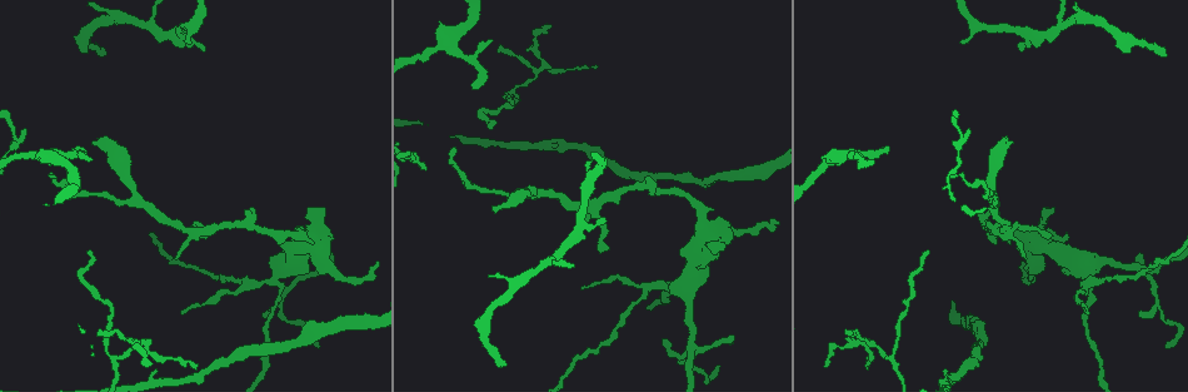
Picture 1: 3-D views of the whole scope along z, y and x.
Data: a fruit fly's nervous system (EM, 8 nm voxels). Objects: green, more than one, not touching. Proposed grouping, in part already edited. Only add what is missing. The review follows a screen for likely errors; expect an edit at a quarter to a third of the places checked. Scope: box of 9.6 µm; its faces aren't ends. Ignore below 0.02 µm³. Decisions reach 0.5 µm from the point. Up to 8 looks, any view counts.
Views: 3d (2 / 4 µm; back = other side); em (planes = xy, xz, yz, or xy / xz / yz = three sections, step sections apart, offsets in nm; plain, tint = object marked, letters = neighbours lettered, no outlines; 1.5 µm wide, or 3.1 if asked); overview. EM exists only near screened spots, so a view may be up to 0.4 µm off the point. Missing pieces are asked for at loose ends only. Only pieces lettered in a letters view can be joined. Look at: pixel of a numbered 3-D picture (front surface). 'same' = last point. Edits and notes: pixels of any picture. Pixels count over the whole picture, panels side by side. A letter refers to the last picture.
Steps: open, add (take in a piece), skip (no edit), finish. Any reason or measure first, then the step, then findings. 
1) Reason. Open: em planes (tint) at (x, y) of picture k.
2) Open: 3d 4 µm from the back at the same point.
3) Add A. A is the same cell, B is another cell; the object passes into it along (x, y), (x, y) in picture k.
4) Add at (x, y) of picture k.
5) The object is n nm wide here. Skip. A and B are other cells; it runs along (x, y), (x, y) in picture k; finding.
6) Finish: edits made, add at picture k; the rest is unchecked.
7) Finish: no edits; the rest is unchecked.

Branch stops here. Open: em yz step 4 (letters) at (714, 254) of picture 1.

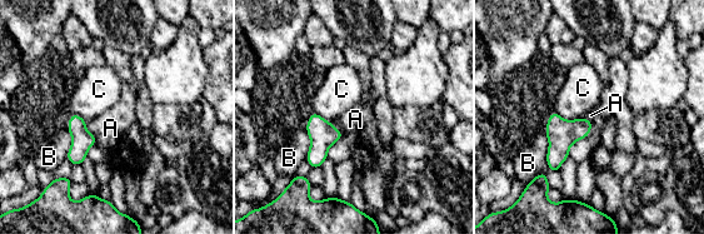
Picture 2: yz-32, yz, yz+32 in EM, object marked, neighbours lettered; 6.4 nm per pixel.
Skip. A, B and C are other cells; a border runs along (554, 110), (565, 119), (582, 118) in picture 2; no lettered piece goes on from it.

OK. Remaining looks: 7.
An open end. Open: 3d 2 µm from the back at (107, 53) of picture 1.

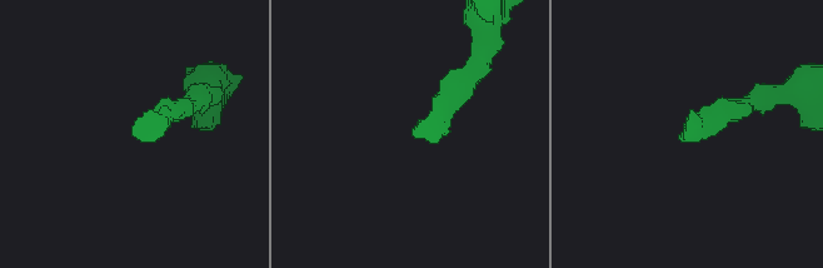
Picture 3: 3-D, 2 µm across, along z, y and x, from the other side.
Now the EM. Open: em planes (tint) at (683, 130) of picture 3.

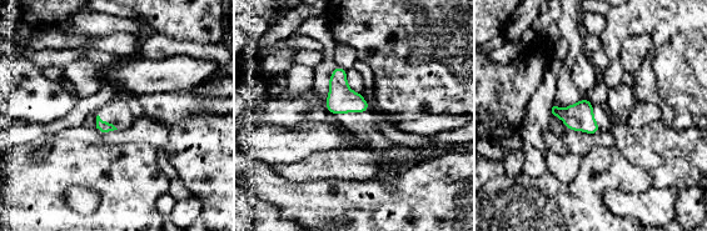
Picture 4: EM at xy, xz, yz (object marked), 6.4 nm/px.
Open: em planes (letters) at the same point.

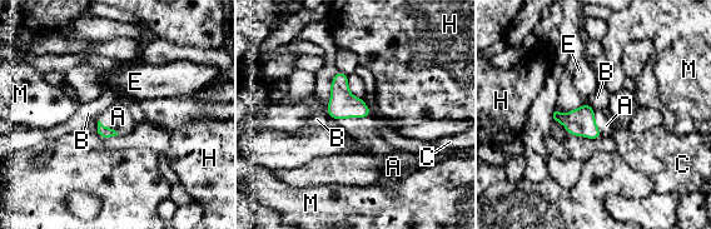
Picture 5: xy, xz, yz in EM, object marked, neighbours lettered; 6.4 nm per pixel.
The longest contact is with A, 200 nm. Add A. A is the same cell, B, C, E, H and M are other cells; the object passes into it along (343, 104), (354, 117), (364, 130) in picture 5; the neuron continues.

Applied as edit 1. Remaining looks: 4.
See it whole again. Open: overview.

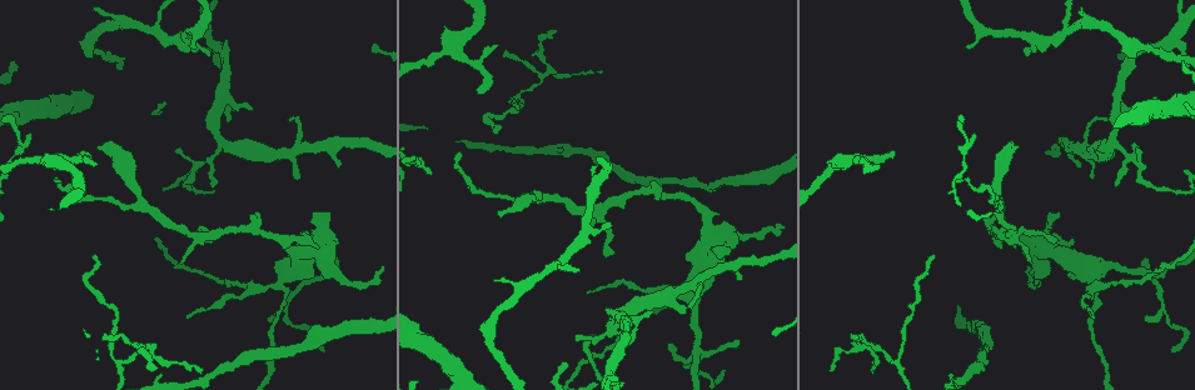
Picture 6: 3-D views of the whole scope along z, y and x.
An open end. Open: 3d 4 µm at (1015, 145) of picture 6.

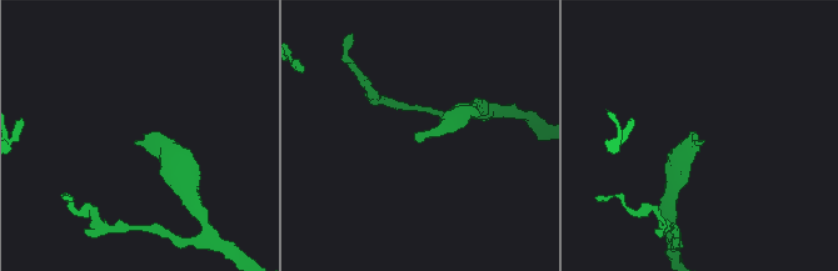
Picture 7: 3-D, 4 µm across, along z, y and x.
Need the tissue. Open: em xy step 4 (letters) at (139, 140) of picture 7.

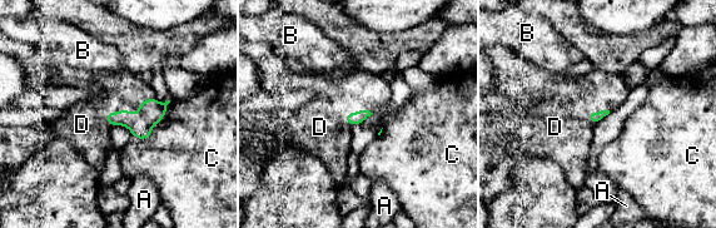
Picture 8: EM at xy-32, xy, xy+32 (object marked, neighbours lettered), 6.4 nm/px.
Open: em planes (letters) at the same point.

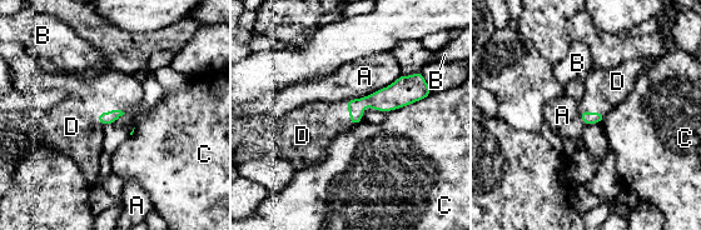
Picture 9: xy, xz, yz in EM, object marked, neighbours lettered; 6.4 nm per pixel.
The longest contact is with A, 400 nm. Add D. D is the same cell, A, B and C are other cells; the object passes into it along (112, 116), (98, 120), (71, 126) in picture 9; the neuron continues.

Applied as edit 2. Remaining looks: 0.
Finish: edits made, add at picture 5, add at picture 9; the rest is unchecked.

